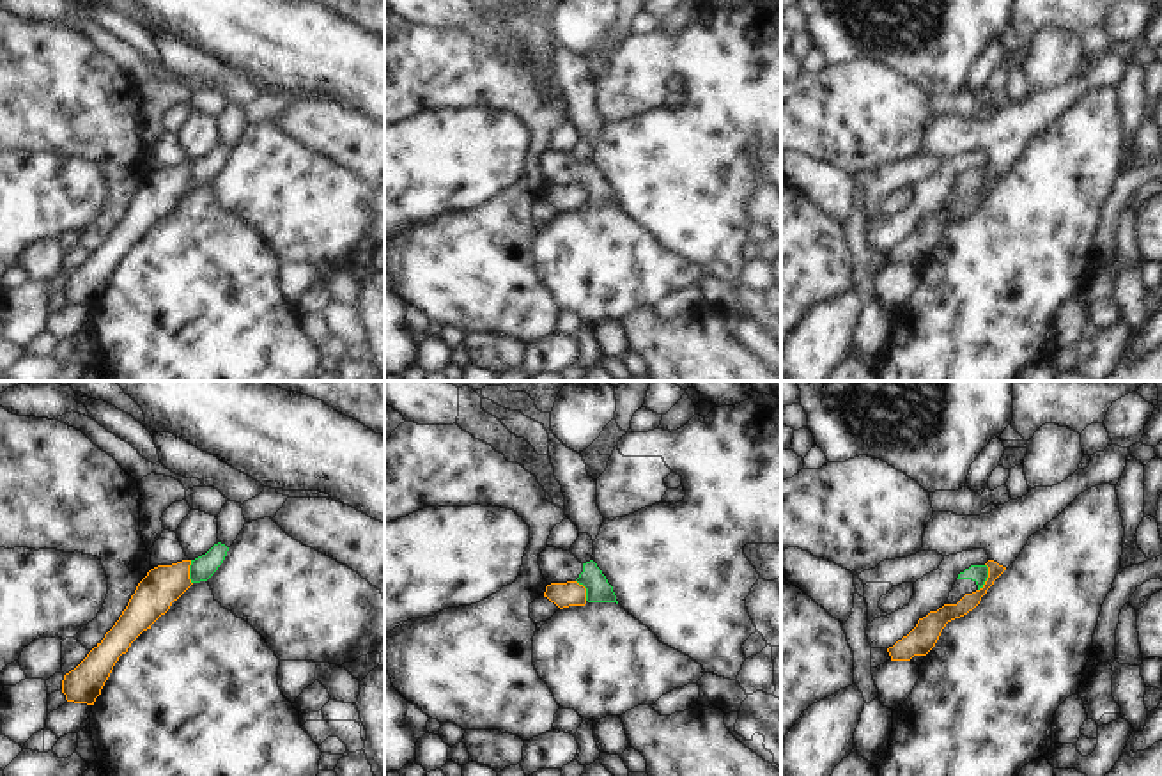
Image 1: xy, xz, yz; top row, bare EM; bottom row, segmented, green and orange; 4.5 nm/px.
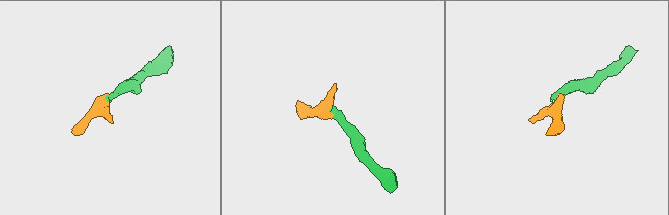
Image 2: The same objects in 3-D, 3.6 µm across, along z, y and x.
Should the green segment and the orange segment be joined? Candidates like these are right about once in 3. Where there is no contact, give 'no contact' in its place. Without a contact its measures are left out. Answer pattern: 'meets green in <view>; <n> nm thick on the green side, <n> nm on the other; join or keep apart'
meets green in yz; 80 nm thick on the green side, 80 nm on the other; keep apart

